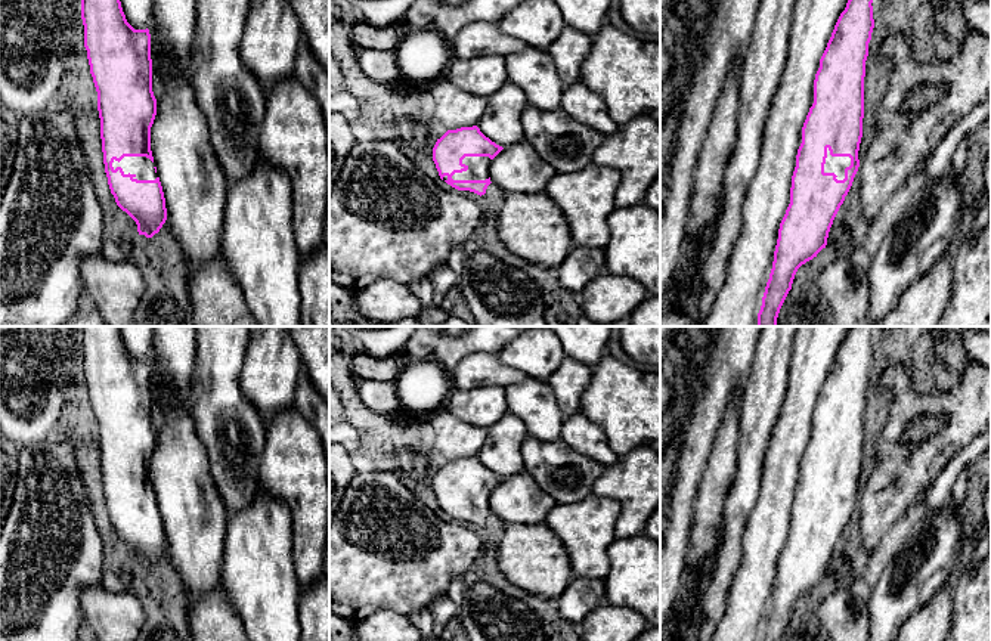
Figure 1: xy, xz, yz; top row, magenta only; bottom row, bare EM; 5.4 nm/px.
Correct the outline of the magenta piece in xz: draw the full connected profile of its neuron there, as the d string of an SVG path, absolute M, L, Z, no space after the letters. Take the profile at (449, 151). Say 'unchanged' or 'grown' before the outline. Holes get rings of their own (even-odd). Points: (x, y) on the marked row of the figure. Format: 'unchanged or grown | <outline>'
grown | M477 126L461 127L448 130L437 139L433 148L433 161L443 182L458 191L470 191L481 196L492 183L489 177L489 165L502 149L502 146L486 137Z

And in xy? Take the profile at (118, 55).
grown | M81 0L84 47L90 74L97 92L100 139L105 173L117 205L137 224L139 235L152 238L167 220L165 198L151 151L151 127L157 115L157 99L152 92L152 59L149 30L134 30L126 19L120 0Z

